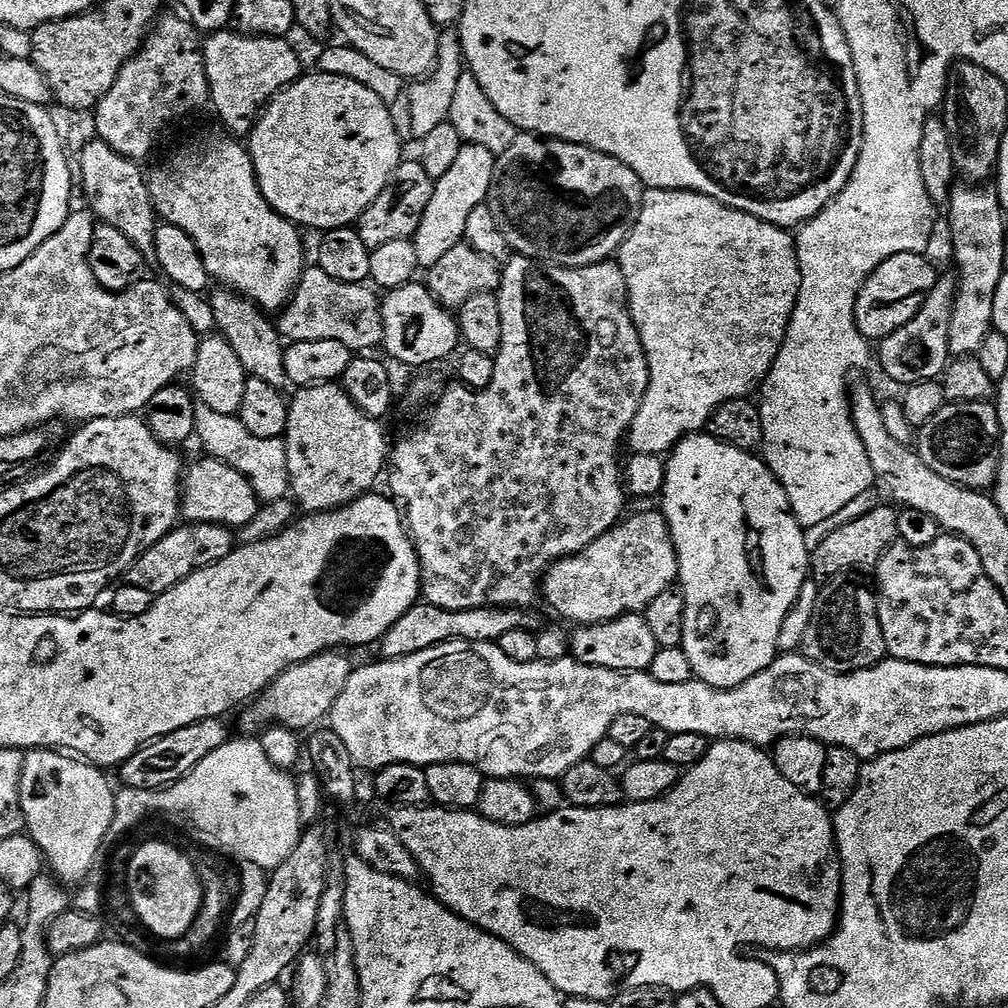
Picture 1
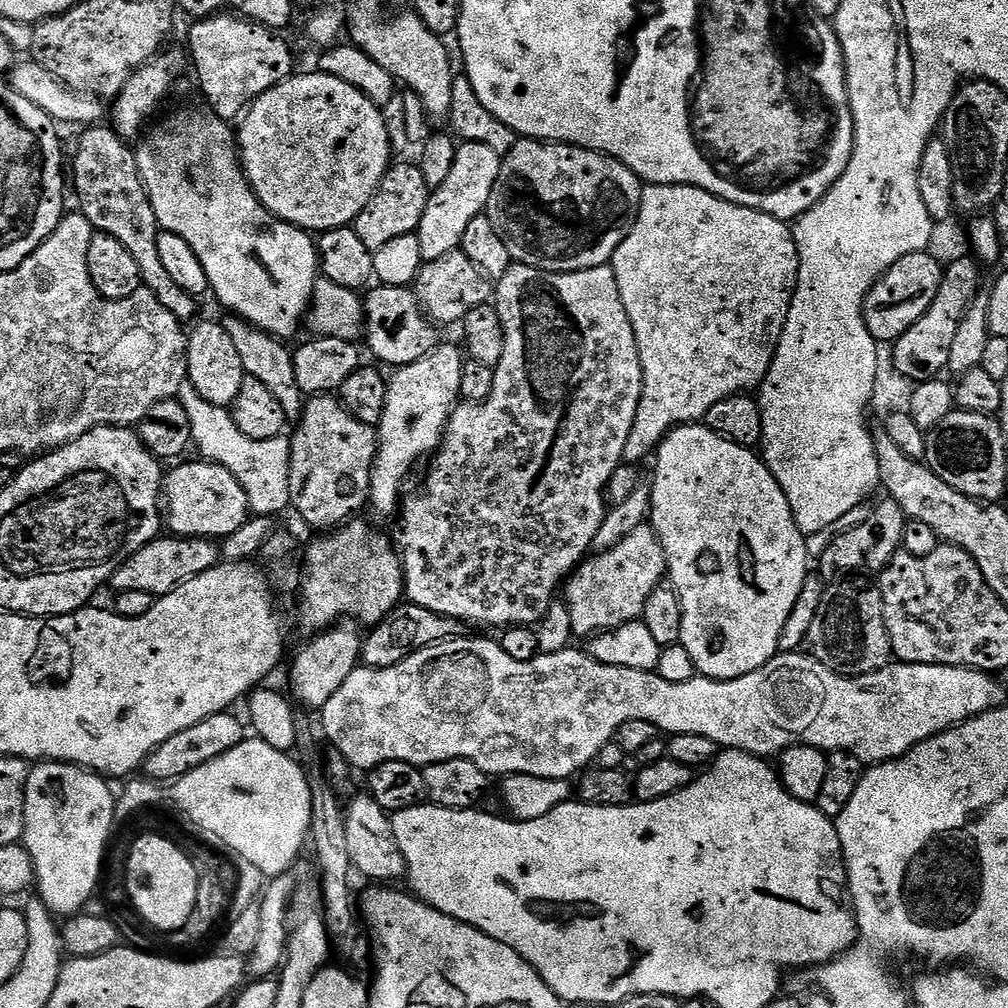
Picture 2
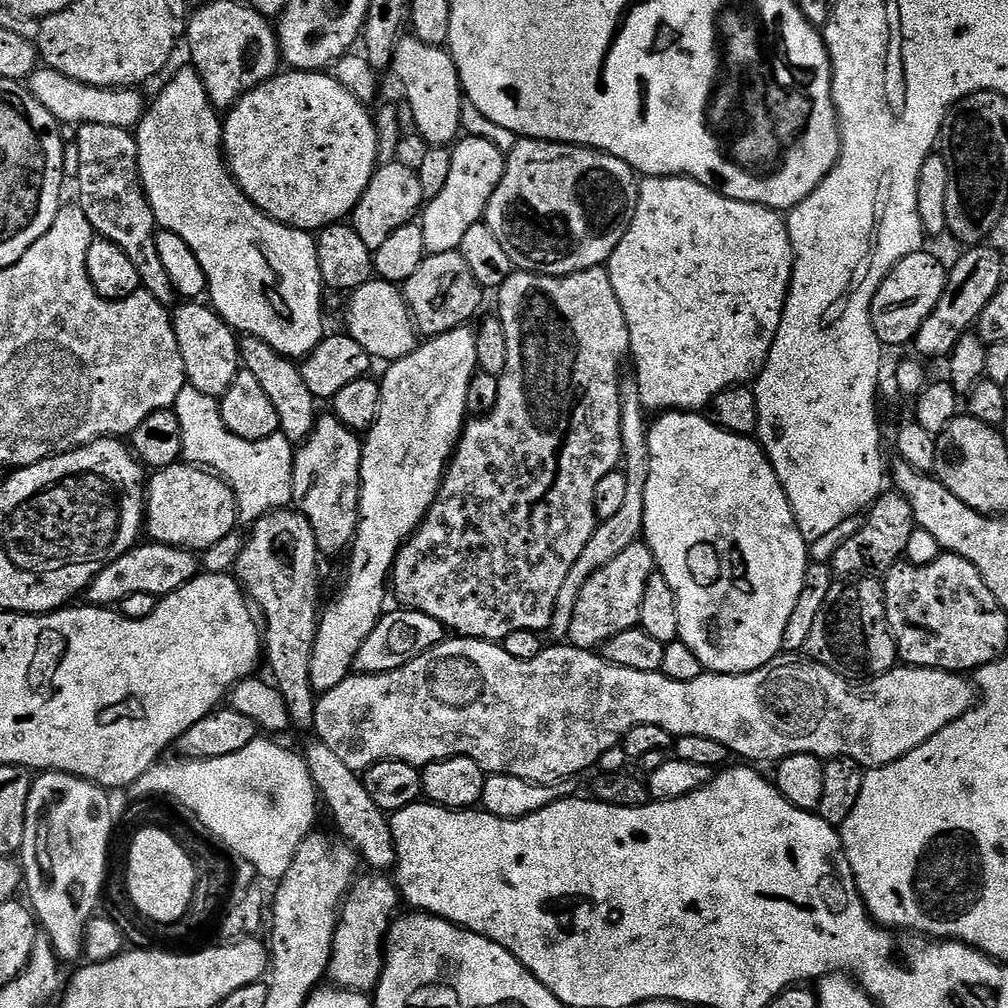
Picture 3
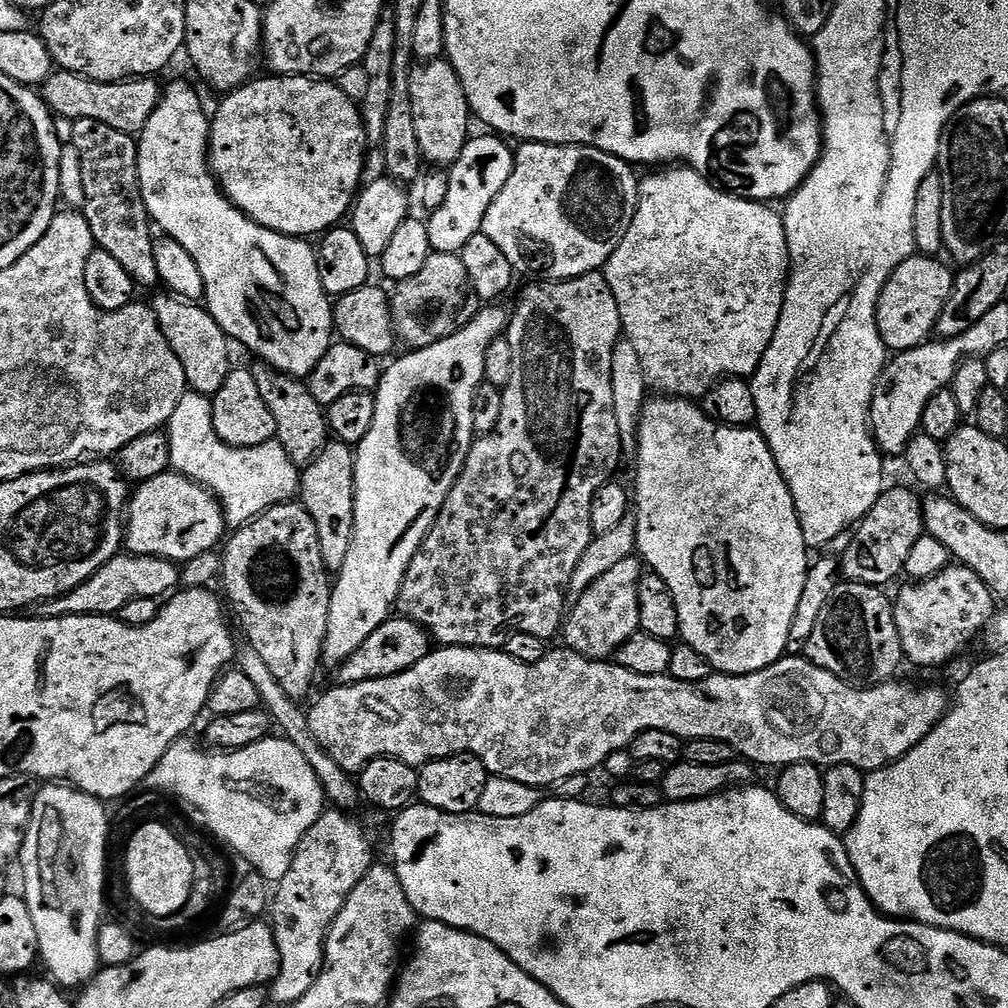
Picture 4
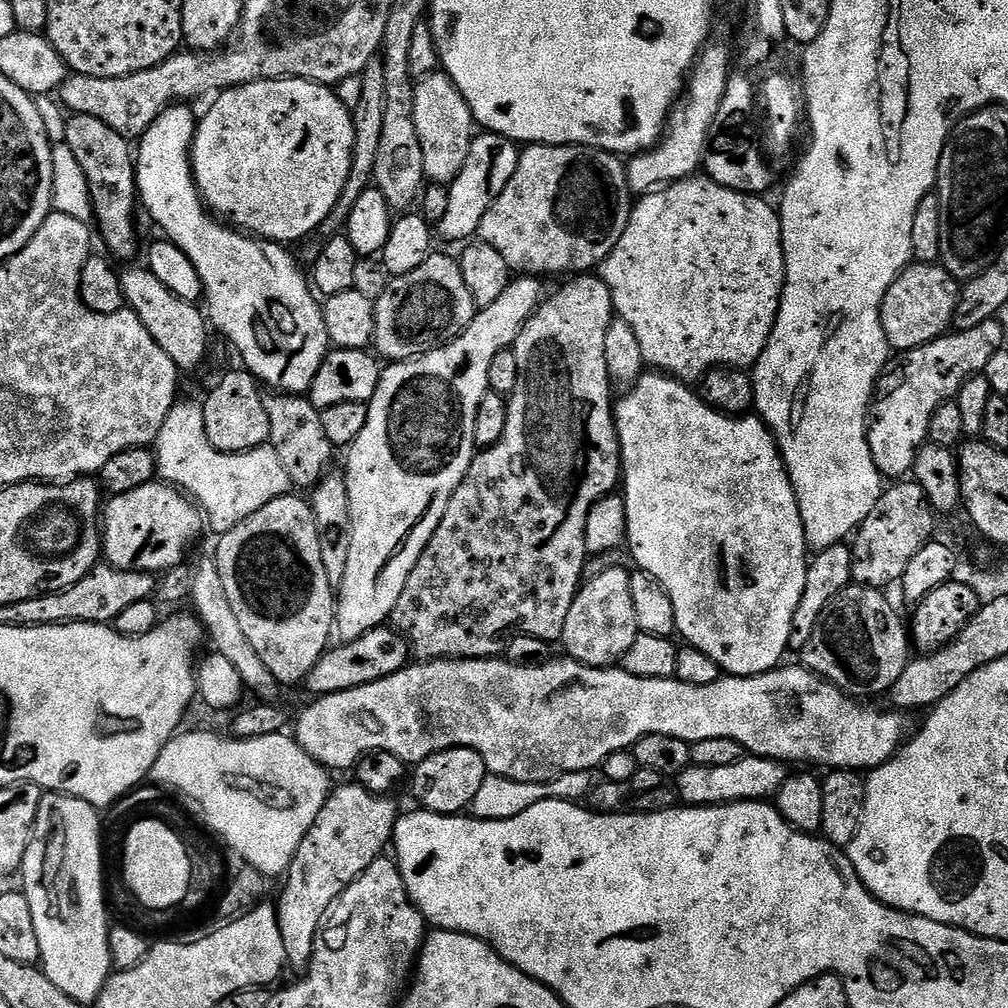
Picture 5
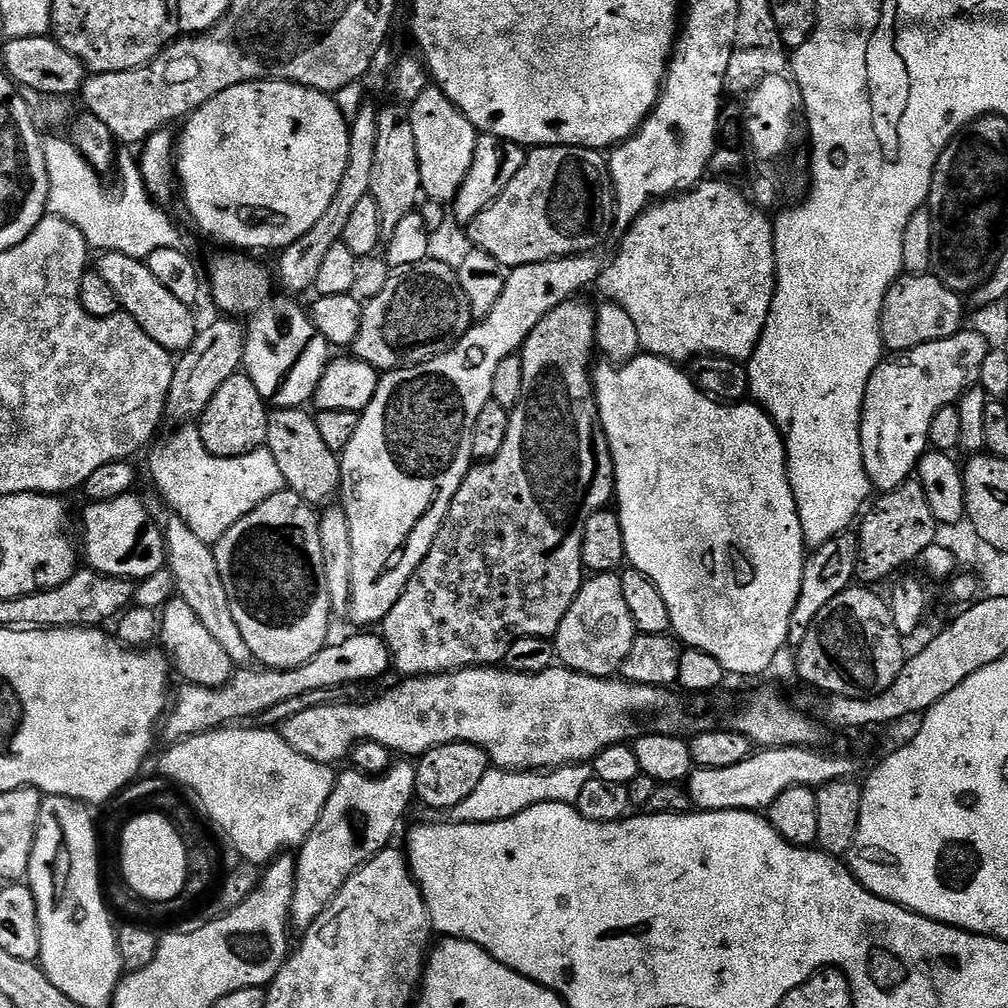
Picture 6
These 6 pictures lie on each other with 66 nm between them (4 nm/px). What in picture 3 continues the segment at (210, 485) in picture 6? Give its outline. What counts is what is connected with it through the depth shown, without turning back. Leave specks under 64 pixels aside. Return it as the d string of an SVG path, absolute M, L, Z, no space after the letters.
M185 383L182 394L178 394L174 411L182 426L183 459L190 464L207 466L223 477L236 495L241 521L255 522L292 504L296 454L294 446L280 431L262 442L250 442L238 438L238 434L230 434L222 422L219 399L202 394L190 383Z

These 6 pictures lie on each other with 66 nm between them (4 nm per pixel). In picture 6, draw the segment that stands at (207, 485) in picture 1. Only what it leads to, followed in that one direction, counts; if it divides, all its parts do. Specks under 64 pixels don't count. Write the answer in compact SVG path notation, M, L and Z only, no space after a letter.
M131 492L126 495L120 495L118 498L93 501L89 503L88 508L82 516L82 534L84 536L84 544L82 540L82 556L85 565L93 572L102 573L108 577L118 577L120 580L131 580L139 582L151 579L159 575L167 563L167 548L163 532L159 527L145 523L150 516L146 514L143 502L136 496L137 493Z

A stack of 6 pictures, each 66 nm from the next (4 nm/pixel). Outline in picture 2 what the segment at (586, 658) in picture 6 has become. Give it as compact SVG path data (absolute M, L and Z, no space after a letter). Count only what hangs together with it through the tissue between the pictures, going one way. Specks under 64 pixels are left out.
M646 522L638 530L630 530L626 538L604 552L589 555L577 564L562 588L562 596L570 610L573 637L591 638L606 628L617 628L644 615L646 598L665 579L668 559L662 550L662 542Z

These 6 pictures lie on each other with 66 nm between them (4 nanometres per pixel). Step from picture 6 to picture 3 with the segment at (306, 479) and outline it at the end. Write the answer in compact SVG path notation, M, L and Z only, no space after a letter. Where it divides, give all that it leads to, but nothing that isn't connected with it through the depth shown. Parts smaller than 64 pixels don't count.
M244 336L240 340L240 363L243 371L254 374L254 378L258 378L259 384L262 385L262 390L266 390L266 395L270 398L274 411L278 414L280 433L293 446L303 444L316 425L318 401L306 387L306 381L300 373L300 364L295 359L278 354L276 350L266 346L266 342L253 336Z

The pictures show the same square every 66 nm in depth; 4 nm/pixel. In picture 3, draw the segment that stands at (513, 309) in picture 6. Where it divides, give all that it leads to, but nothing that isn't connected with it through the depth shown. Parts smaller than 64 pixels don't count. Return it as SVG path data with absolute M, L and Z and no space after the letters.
M465 326L425 339L409 356L391 361L387 368L388 373L382 376L380 385L378 418L362 440L364 453L360 467L360 525L356 527L356 538L350 545L352 561L348 564L348 577L336 601L328 609L323 609L314 638L309 670L310 682L316 694L334 690L334 686L353 675L358 650L362 642L370 638L370 630L374 630L385 611L384 588L386 592L400 545L406 544L408 538L416 533L438 494L444 472L448 469L448 461L456 452L468 416L466 390L470 386L470 378L478 370L475 331Z

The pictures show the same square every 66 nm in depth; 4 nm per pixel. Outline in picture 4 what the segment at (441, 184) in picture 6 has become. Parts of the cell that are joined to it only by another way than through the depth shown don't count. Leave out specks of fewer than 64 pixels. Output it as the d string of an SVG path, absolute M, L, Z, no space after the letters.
M441 58L427 61L426 66L413 67L410 102L414 106L414 134L418 134L421 157L432 166L451 166L470 139L468 99L454 66Z

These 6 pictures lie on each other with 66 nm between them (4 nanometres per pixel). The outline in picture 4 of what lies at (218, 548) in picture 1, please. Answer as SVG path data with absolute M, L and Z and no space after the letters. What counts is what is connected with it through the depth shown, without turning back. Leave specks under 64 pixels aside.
M118 554L102 566L89 580L74 586L66 595L56 600L45 600L39 605L41 617L46 616L116 616L134 598L160 600L180 588L180 568L172 560L162 557Z

